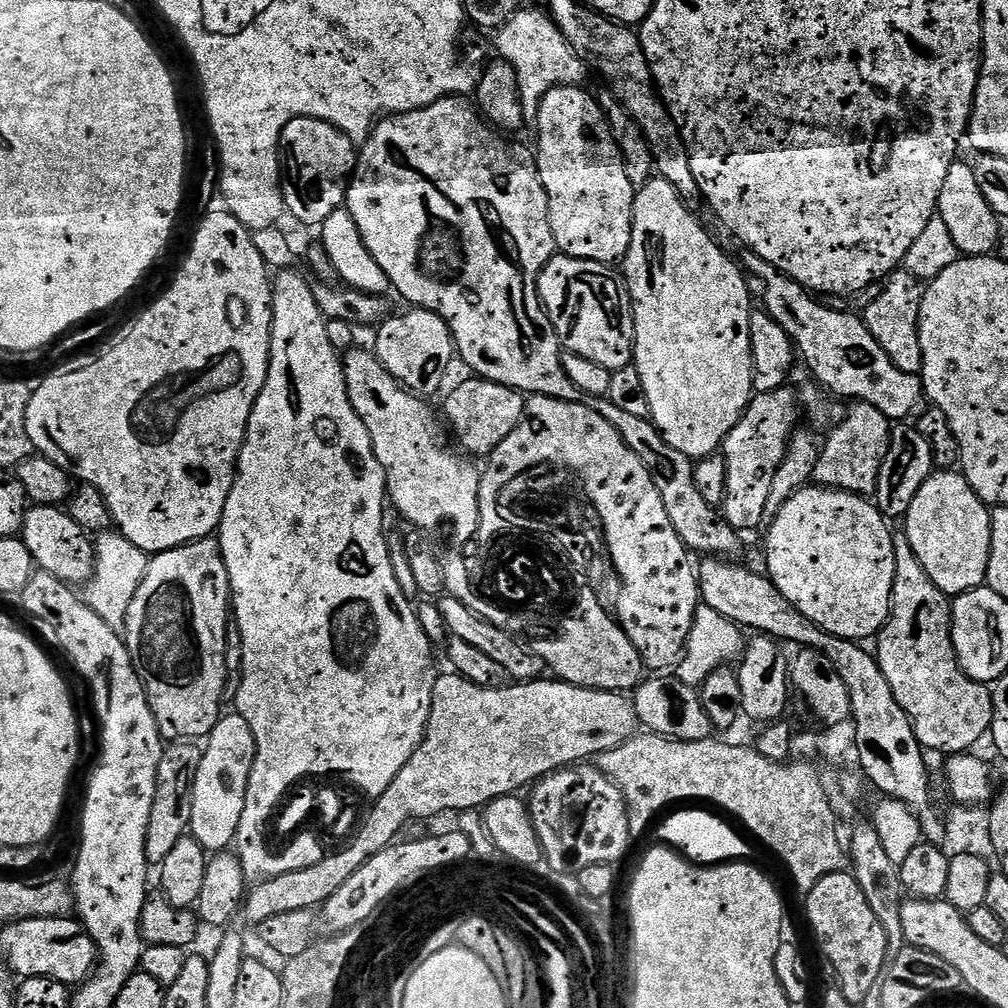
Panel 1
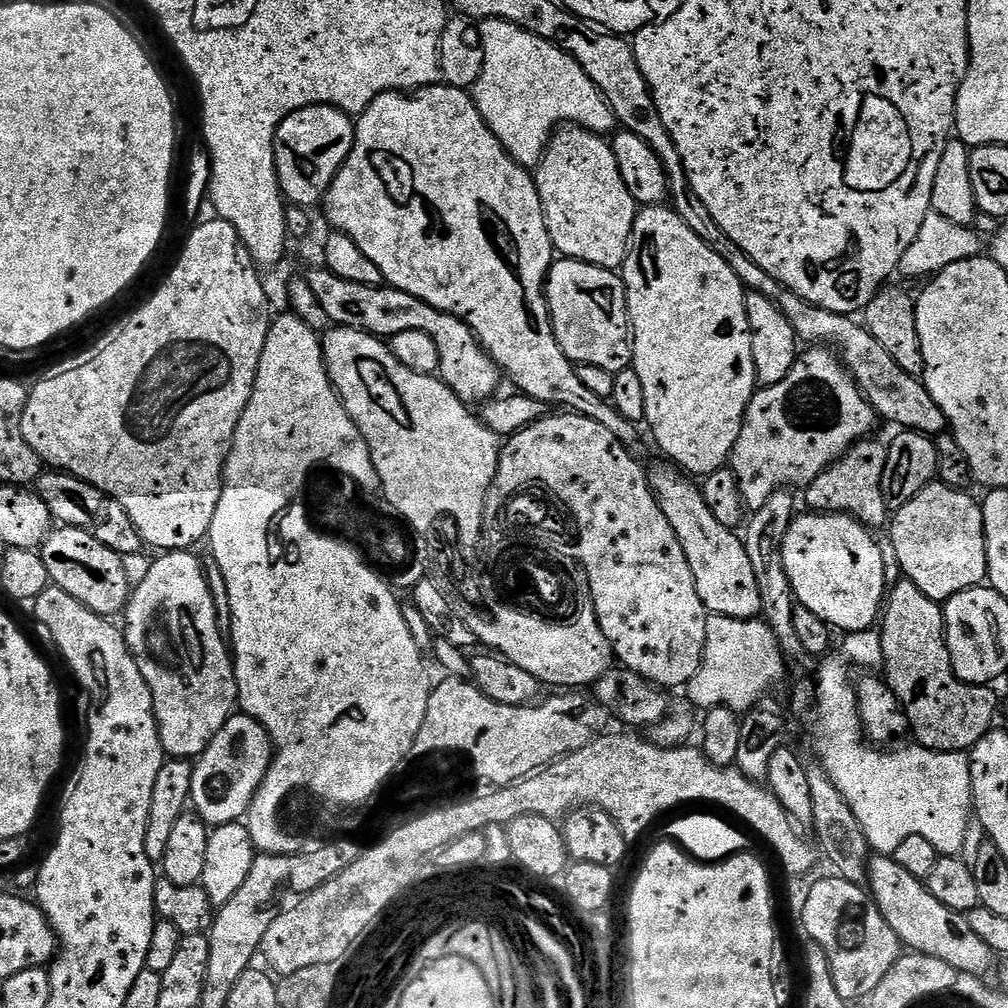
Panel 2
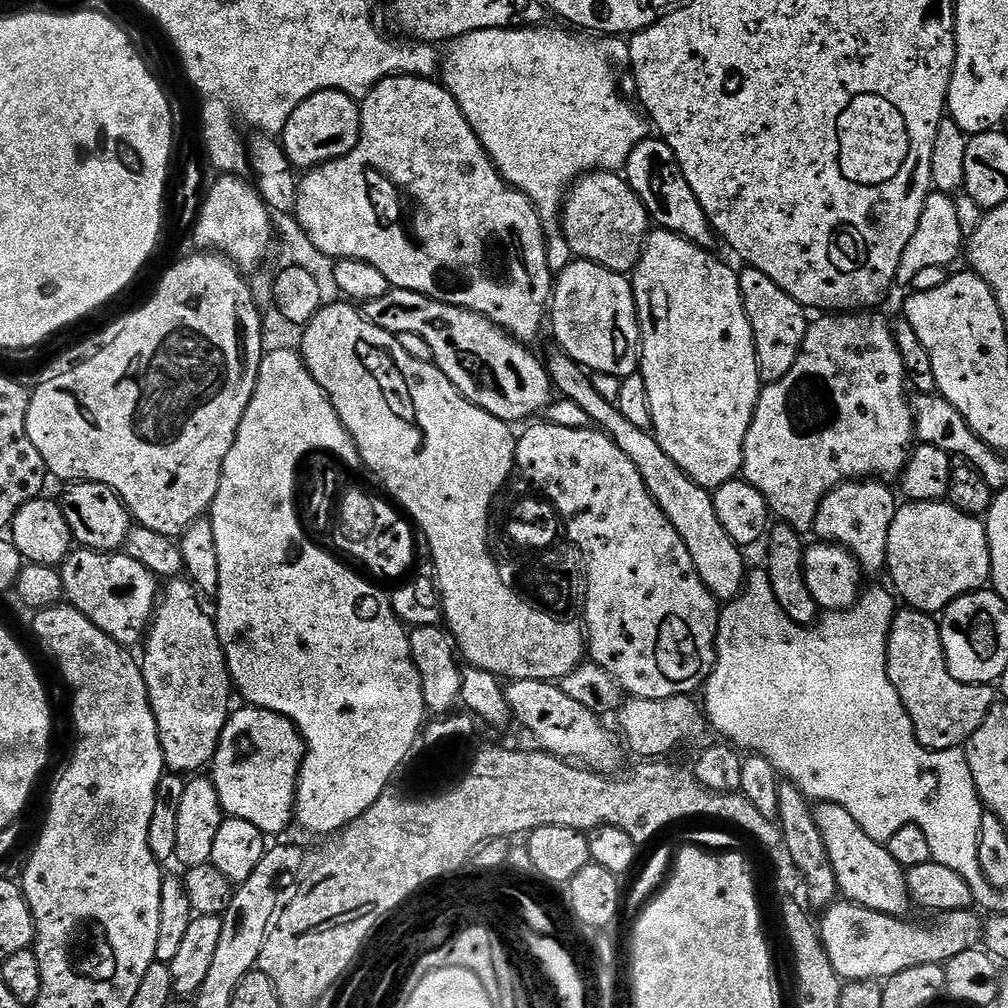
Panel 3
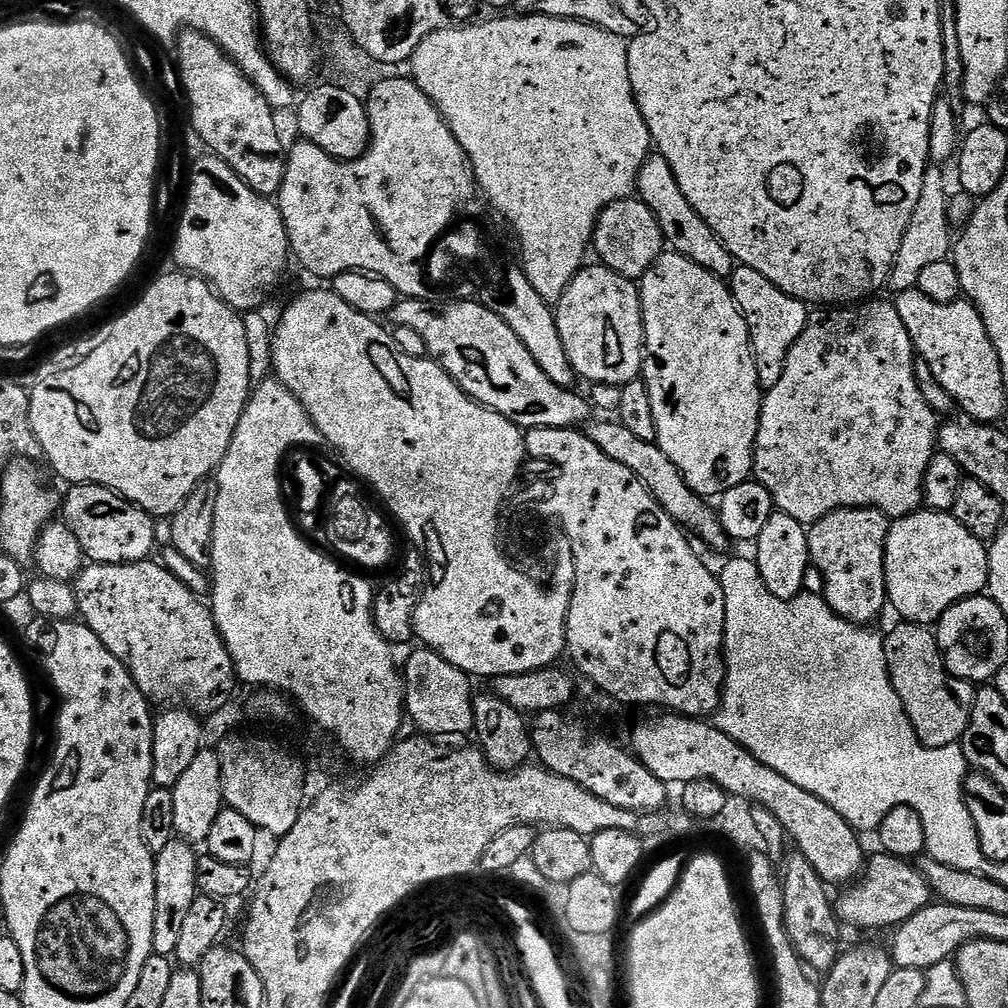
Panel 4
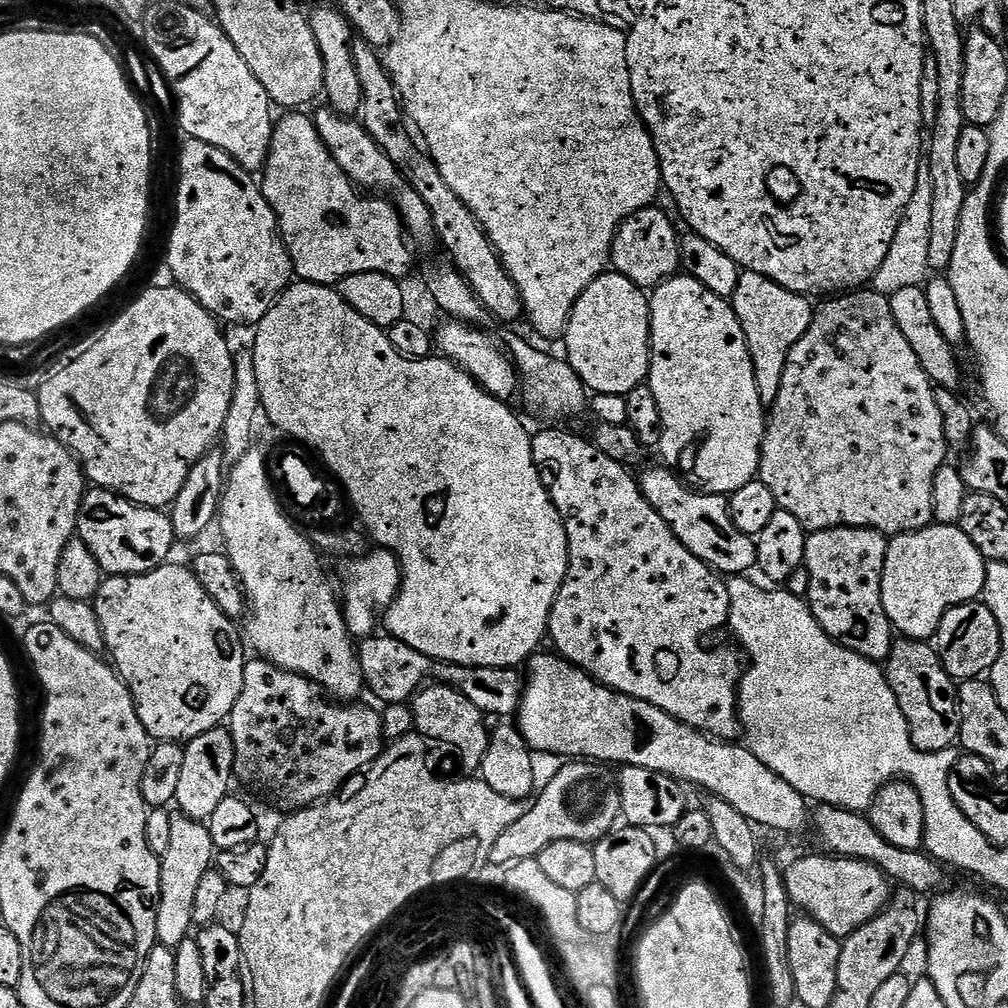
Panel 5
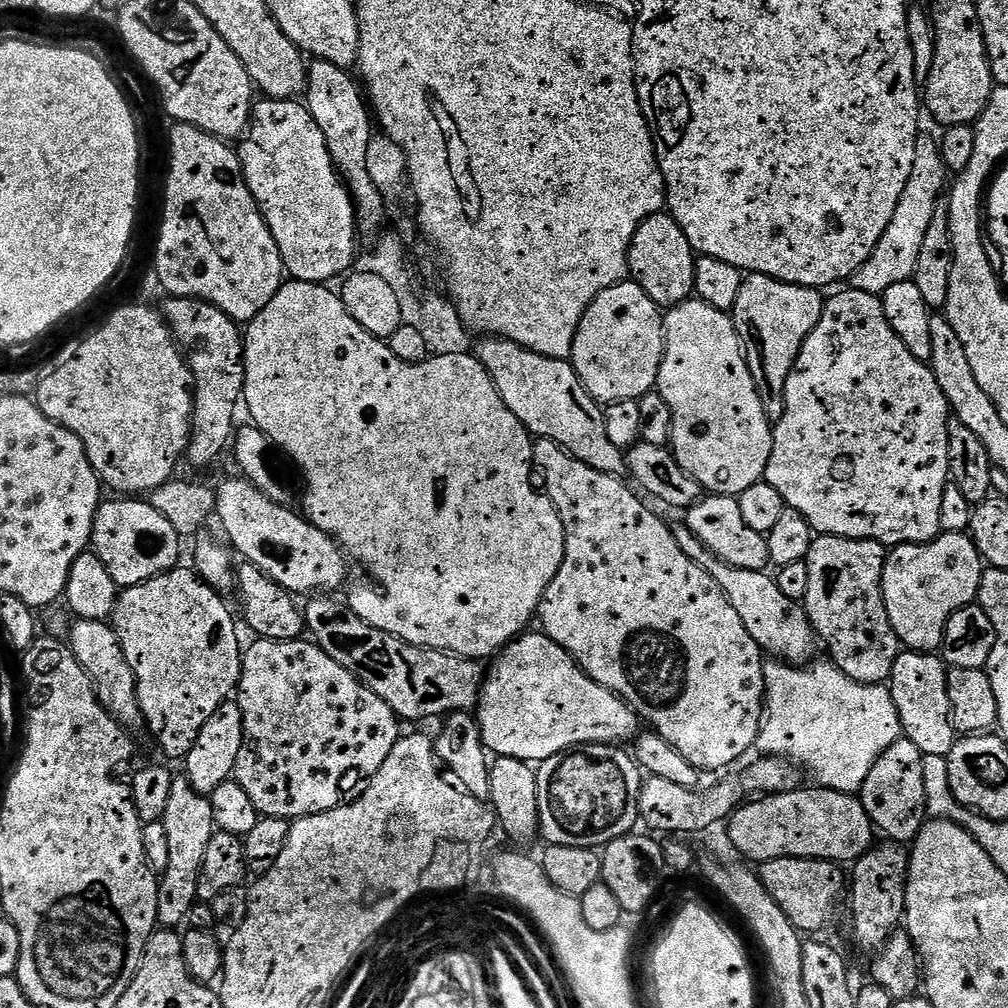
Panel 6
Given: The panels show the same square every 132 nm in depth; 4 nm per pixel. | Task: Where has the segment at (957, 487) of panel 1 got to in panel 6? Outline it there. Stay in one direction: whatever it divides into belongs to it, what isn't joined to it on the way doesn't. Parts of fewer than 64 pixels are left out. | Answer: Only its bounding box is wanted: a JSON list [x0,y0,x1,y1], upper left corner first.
[884,532,986,653]

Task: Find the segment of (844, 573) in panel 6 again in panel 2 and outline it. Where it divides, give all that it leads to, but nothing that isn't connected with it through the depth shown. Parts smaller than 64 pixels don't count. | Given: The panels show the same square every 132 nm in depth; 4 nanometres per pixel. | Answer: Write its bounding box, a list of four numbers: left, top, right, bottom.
[803,438,890,530]

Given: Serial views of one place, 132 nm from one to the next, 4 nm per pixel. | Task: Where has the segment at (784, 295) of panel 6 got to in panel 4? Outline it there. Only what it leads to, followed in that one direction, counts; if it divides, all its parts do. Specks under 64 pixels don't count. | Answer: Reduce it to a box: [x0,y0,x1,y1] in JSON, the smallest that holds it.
[730,267,809,390]

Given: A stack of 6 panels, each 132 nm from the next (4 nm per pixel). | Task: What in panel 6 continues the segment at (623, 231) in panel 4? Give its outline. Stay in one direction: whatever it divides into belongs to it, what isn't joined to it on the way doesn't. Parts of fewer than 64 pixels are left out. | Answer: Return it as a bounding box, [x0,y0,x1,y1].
[628,211,697,310]

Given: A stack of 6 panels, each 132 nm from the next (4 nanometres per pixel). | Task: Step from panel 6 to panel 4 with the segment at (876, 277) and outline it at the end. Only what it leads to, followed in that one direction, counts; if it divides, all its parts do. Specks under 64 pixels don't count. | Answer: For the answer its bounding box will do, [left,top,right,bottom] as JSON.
[887,167,950,293]

